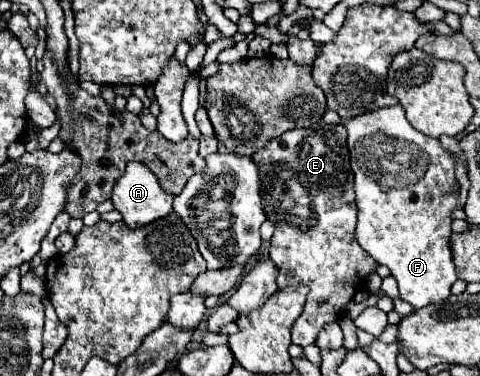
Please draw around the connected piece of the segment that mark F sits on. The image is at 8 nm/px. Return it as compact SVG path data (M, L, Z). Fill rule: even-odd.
M400 104L352 118L344 122L344 126L348 130L350 166L354 172L354 192L358 204L356 238L360 246L378 264L390 268L392 276L398 282L400 298L412 304L416 310L446 300L450 296L452 284L458 280L450 250L452 212L460 202L452 154L446 152L436 138L414 130L414 126L406 120Z

